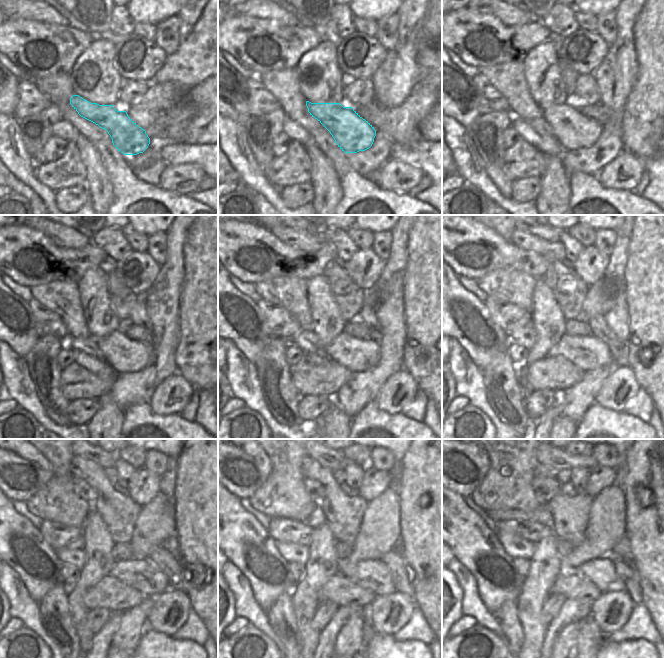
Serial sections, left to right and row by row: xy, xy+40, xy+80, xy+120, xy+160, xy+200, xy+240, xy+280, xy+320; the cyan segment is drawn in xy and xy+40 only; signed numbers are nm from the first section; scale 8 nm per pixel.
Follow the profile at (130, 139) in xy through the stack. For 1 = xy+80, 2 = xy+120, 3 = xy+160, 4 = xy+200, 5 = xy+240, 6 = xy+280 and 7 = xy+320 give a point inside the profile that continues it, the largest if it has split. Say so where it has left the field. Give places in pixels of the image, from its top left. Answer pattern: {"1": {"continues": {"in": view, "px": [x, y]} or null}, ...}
{"1": {"continues": {"in": "xy+80", "px": [573, 130]}}, "2": {"continues": {"in": "xy+120", "px": [124, 355]}}, "3": {"continues": {"in": "xy+160", "px": [357, 355]}}, "4": {"continues": {"in": "xy+200", "px": [589, 352]}}, "5": {"continues": {"in": "xy+240", "px": [142, 575]}}, "6": {"continues": {"in": "xy+280", "px": [373, 574]}}, "7": {"continues": {"in": "xy+320", "px": [602, 572]}}}

